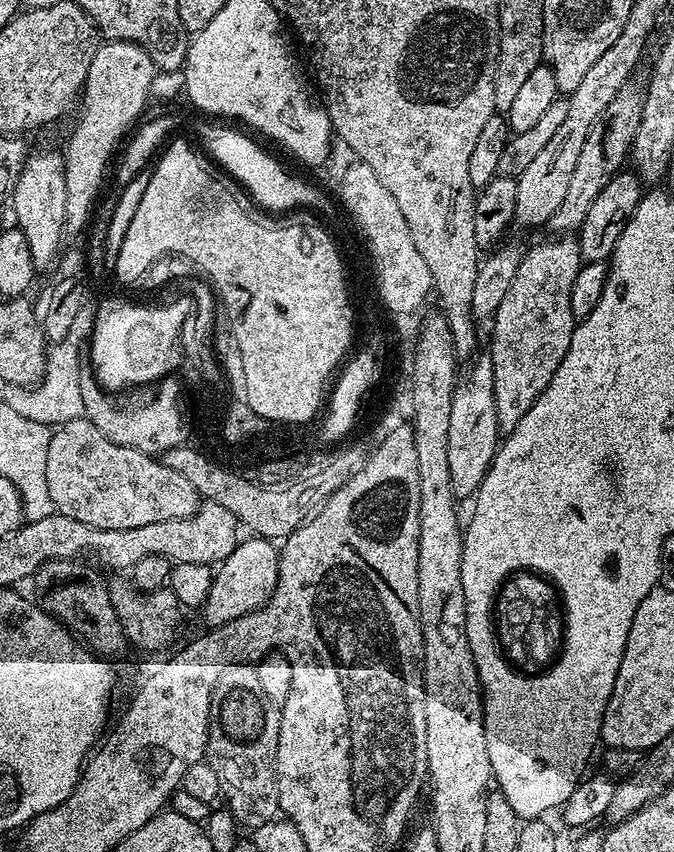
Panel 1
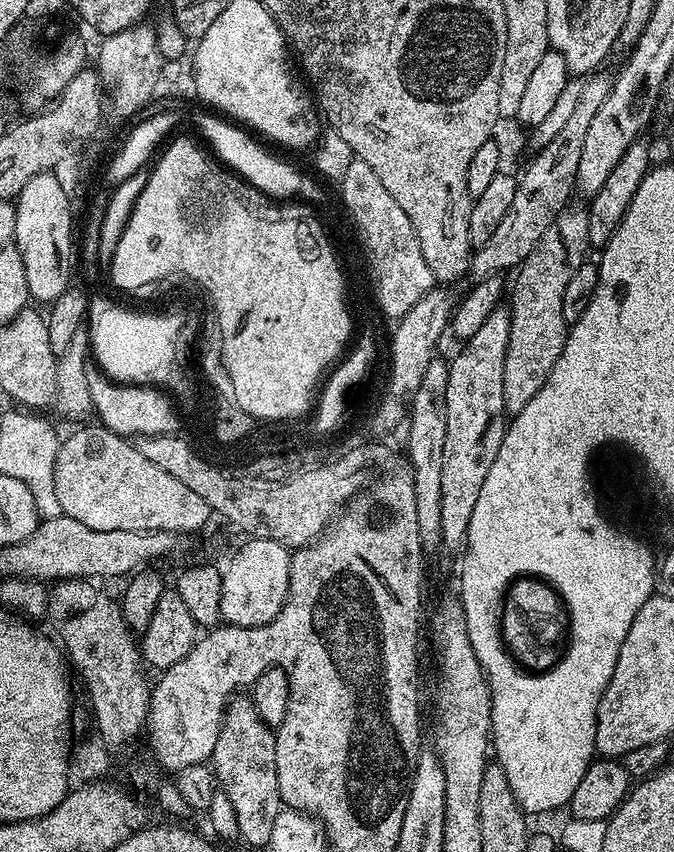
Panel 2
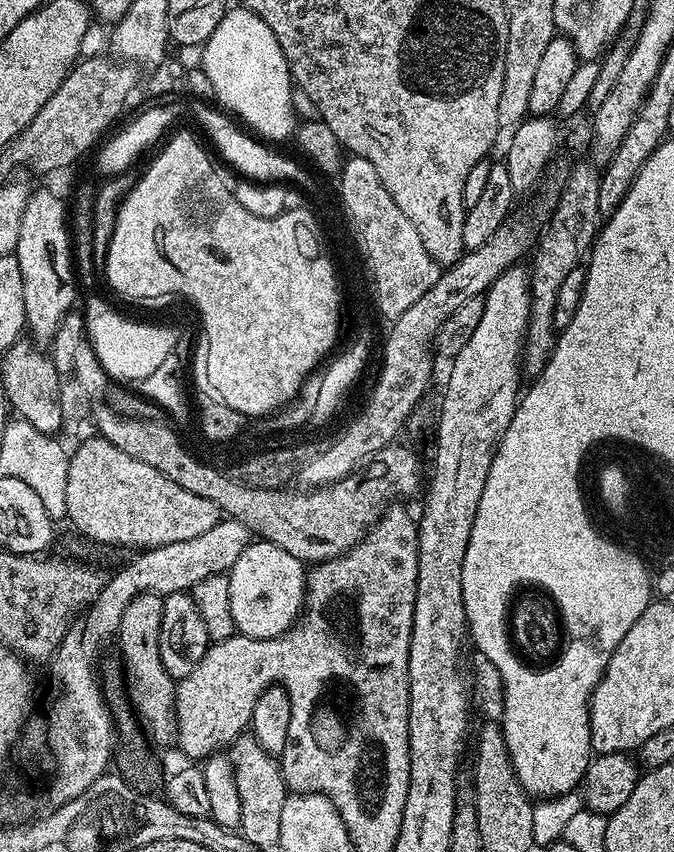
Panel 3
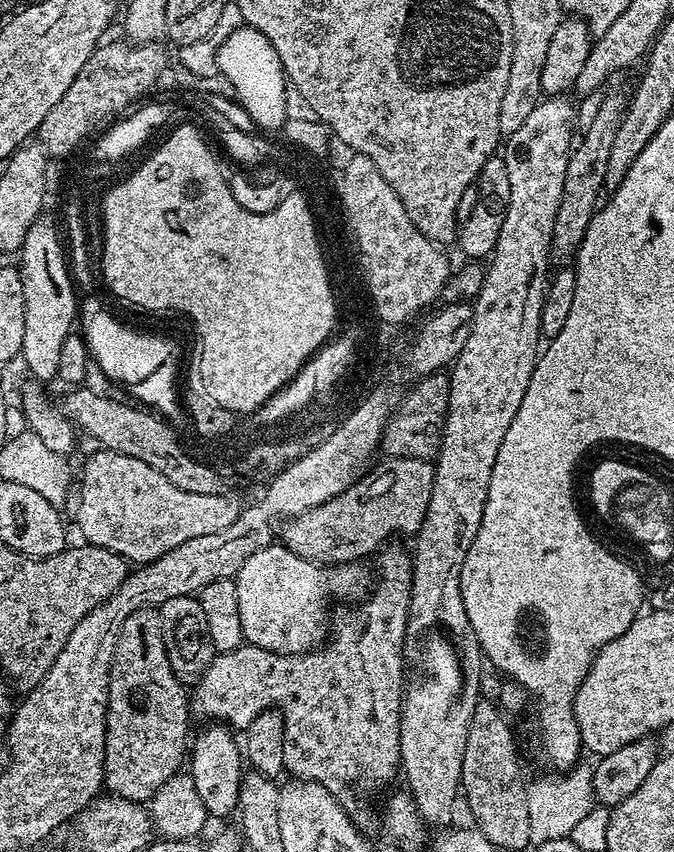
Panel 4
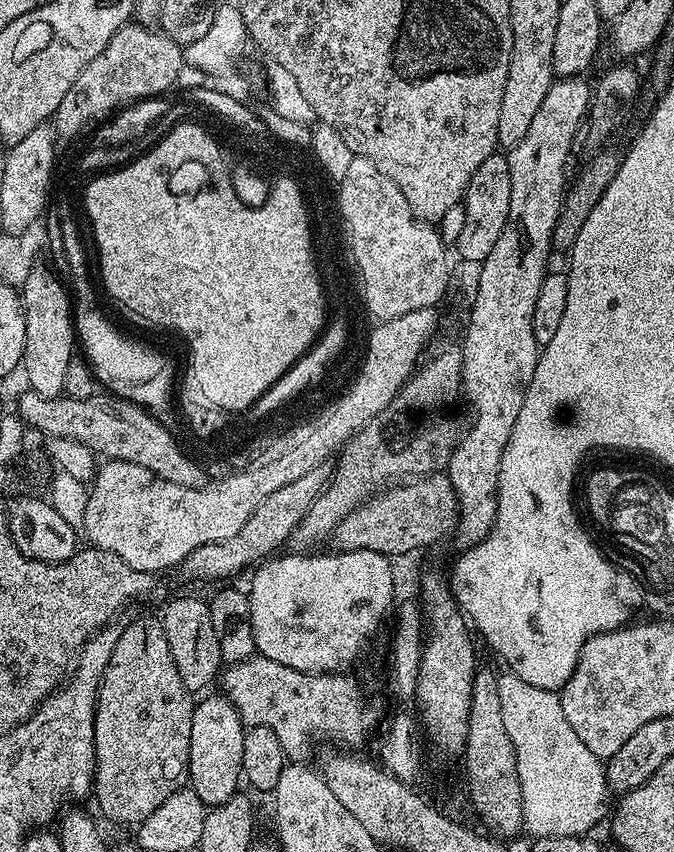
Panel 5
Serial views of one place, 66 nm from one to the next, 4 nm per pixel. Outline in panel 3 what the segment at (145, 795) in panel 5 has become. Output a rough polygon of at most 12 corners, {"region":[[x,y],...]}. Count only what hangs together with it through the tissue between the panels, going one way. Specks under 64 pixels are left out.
{"region":[[138,594],[118,633],[131,707],[147,735],[176,731],[177,681],[162,666],[164,597]]}

